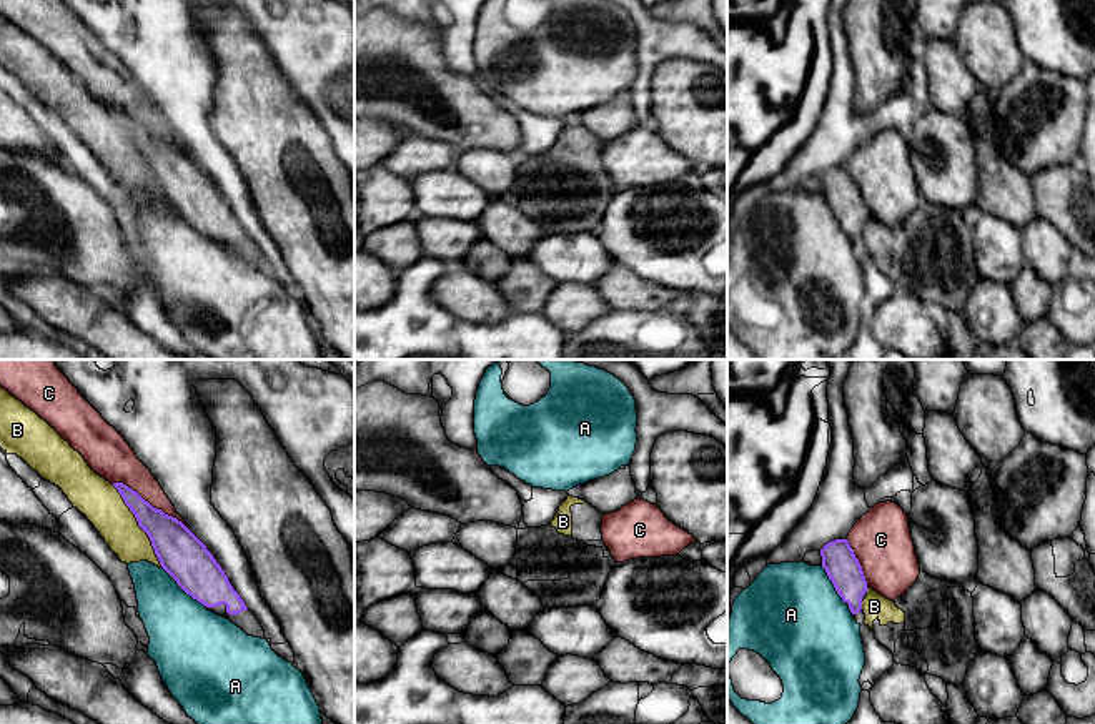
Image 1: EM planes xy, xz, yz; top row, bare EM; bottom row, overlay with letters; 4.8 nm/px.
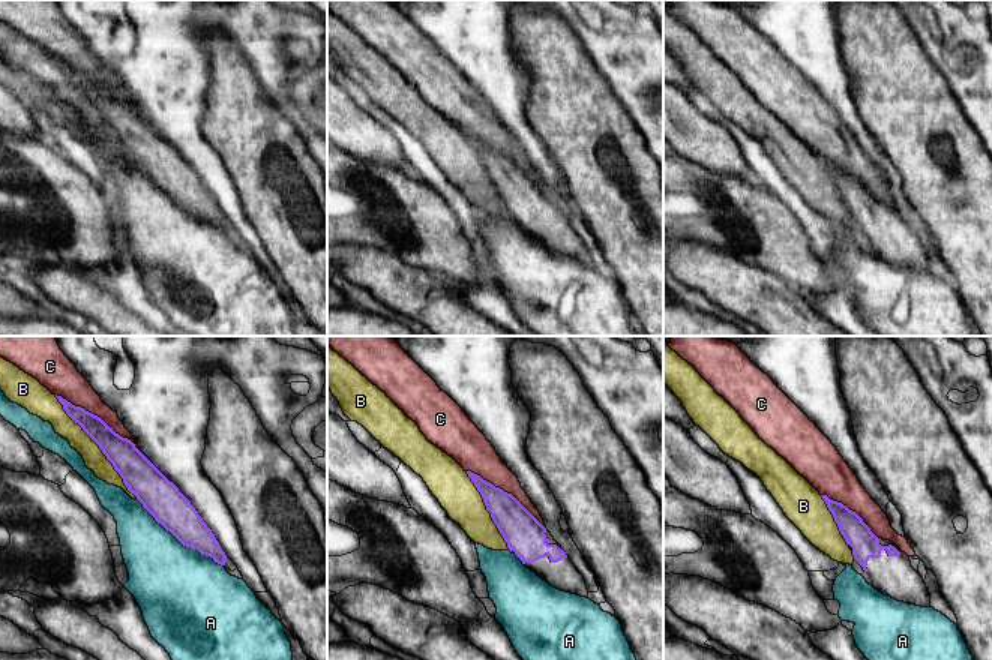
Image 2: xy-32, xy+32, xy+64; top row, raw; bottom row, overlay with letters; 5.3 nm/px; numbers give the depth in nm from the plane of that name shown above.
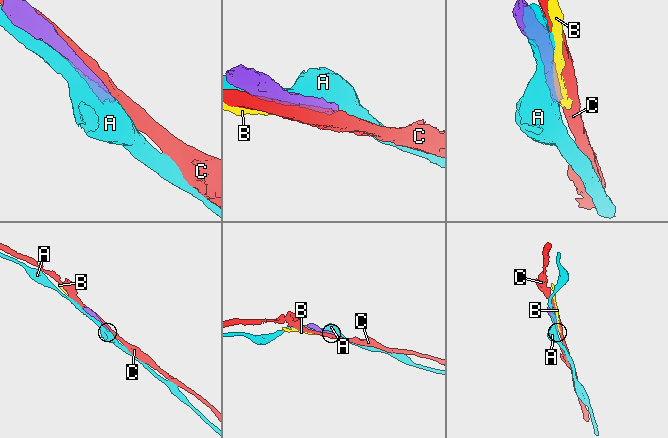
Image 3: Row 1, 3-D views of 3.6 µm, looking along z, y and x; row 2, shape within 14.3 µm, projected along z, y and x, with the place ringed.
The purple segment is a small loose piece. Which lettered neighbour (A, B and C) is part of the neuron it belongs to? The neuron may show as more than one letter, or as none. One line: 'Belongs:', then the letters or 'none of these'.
Belongs: none of these

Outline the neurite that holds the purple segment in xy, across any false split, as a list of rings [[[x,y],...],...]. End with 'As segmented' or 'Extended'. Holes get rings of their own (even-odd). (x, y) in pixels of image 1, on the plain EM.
[[[113,110],[138,153],[148,161],[161,195],[208,238],[230,246],[248,263],[265,265],[256,243],[246,235],[206,173],[176,145],[153,135],[123,110]]]. Extended

